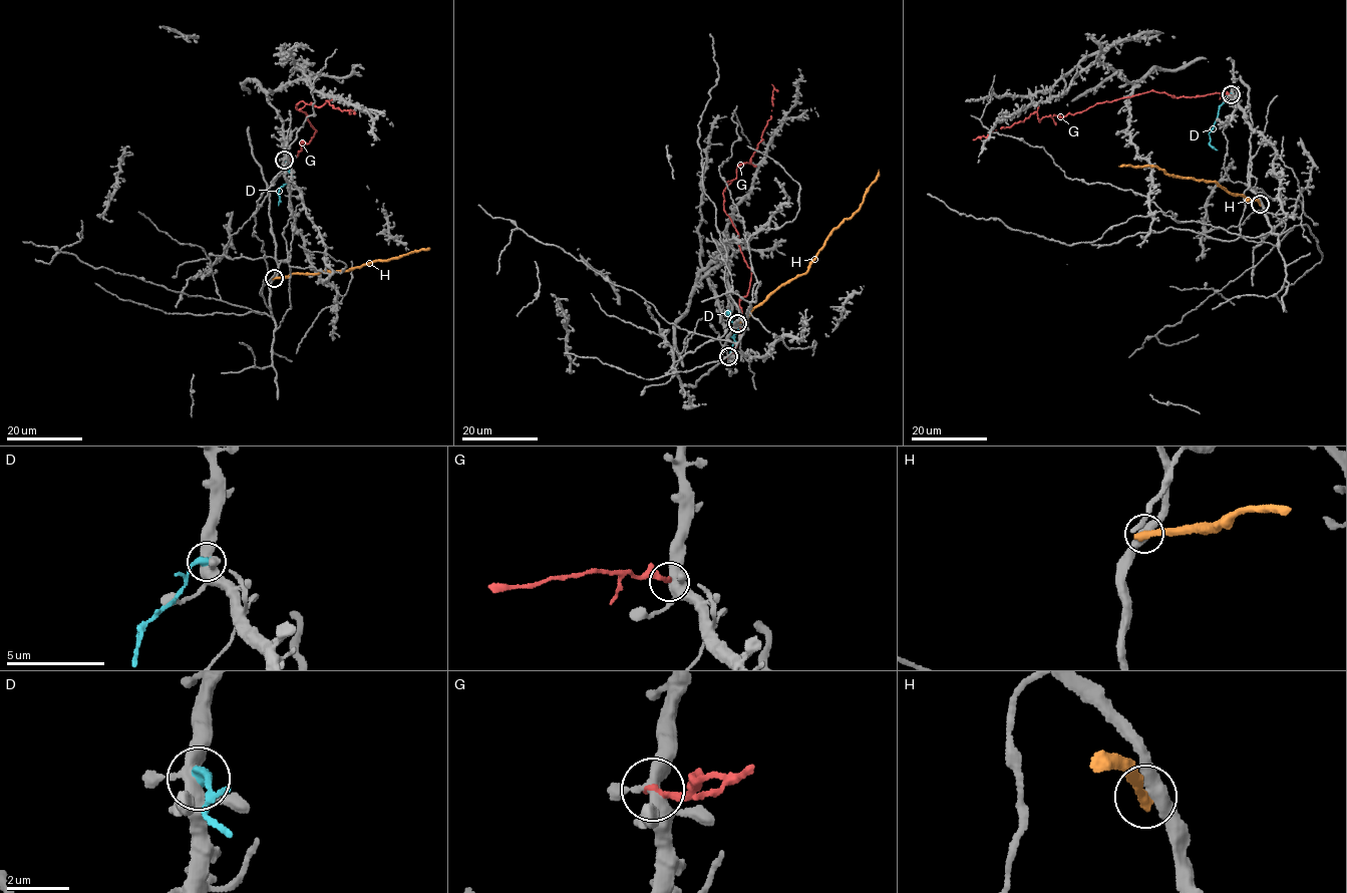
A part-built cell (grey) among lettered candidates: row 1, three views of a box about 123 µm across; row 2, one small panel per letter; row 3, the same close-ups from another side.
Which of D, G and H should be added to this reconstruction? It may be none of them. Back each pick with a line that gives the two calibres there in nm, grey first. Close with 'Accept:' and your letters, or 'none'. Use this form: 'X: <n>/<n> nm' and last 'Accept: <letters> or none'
Accept: none

